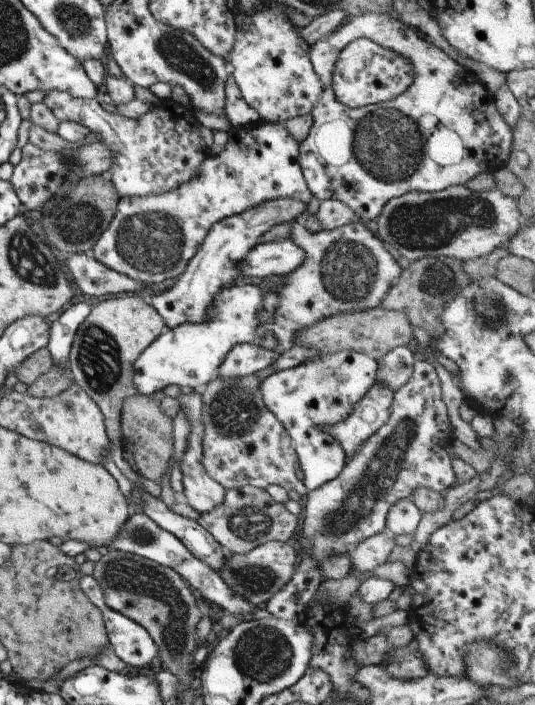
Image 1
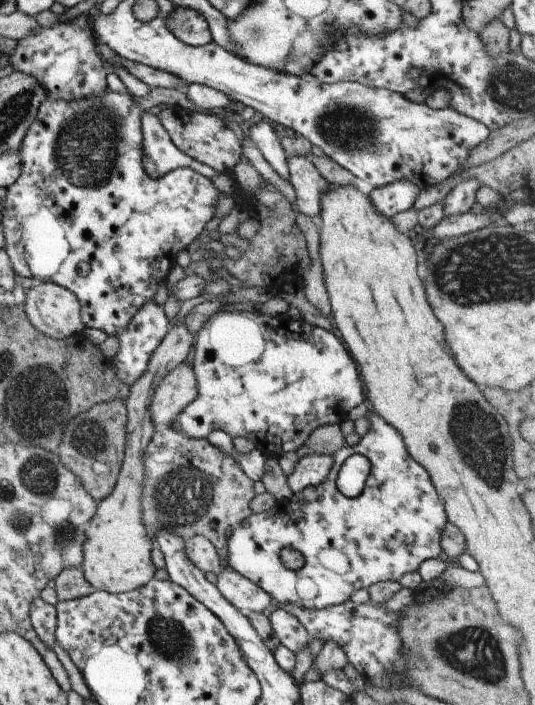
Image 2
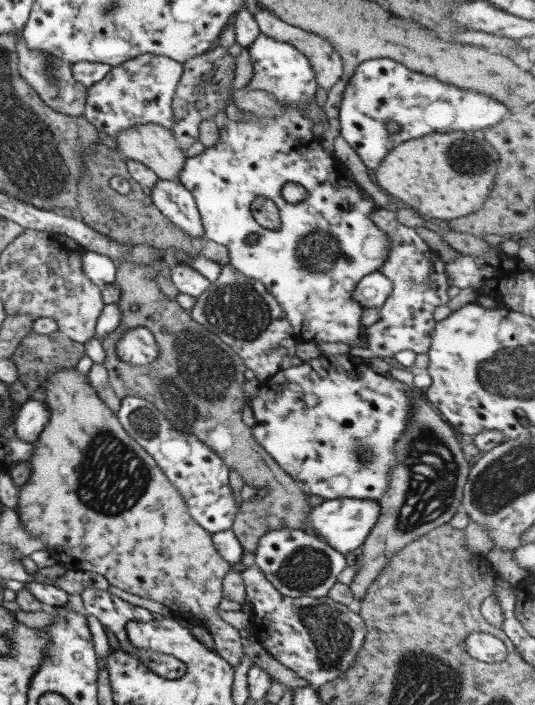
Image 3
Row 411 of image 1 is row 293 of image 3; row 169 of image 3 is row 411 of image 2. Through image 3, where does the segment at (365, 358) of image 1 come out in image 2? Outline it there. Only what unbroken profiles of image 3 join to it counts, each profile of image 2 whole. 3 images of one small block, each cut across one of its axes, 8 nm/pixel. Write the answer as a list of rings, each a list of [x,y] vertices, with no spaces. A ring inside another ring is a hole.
[[[218,311],[206,321],[206,324],[202,326],[202,330],[195,336],[195,346],[195,358],[192,366],[194,366],[194,374],[196,374],[198,382],[198,396],[178,414],[178,418],[171,425],[174,430],[182,432],[182,434],[186,434],[190,438],[207,439],[212,430],[219,430],[224,438],[227,436],[248,438],[266,458],[279,459],[288,452],[296,452],[302,446],[306,446],[306,442],[310,440],[310,434],[320,426],[344,422],[352,408],[366,401],[356,364],[350,358],[350,354],[346,352],[344,344],[332,333],[332,330],[306,323],[303,318],[294,320],[288,314],[267,316],[258,311]]]

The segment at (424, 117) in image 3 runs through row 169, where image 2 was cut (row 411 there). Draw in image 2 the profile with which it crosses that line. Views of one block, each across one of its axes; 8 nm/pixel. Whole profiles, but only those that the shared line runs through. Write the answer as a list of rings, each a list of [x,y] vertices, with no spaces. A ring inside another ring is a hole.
[[[376,411],[367,413],[366,417],[372,424],[370,432],[361,436],[358,444],[346,445],[333,455],[334,464],[323,483],[302,490],[301,493],[290,493],[277,499],[275,505],[262,514],[252,513],[234,528],[228,538],[225,565],[258,584],[280,604],[298,605],[308,610],[322,610],[339,605],[350,601],[353,592],[357,590],[367,589],[382,580],[398,581],[404,574],[418,570],[424,560],[437,558],[442,554],[441,536],[449,520],[430,475],[425,467],[412,458],[402,435],[394,426],[384,422]],[[353,454],[368,458],[371,470],[362,494],[349,499],[337,490],[336,479],[344,460]],[[286,547],[294,548],[302,554],[302,568],[290,571],[282,564],[280,552]]]

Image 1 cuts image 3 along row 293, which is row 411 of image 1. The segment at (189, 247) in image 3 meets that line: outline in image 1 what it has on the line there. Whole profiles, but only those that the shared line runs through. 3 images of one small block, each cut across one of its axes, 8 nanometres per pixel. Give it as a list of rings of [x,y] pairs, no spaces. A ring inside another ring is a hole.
[[[142,395],[126,398],[121,410],[122,443],[132,453],[141,476],[160,482],[168,470],[173,453],[173,420],[165,414],[160,401]]]

